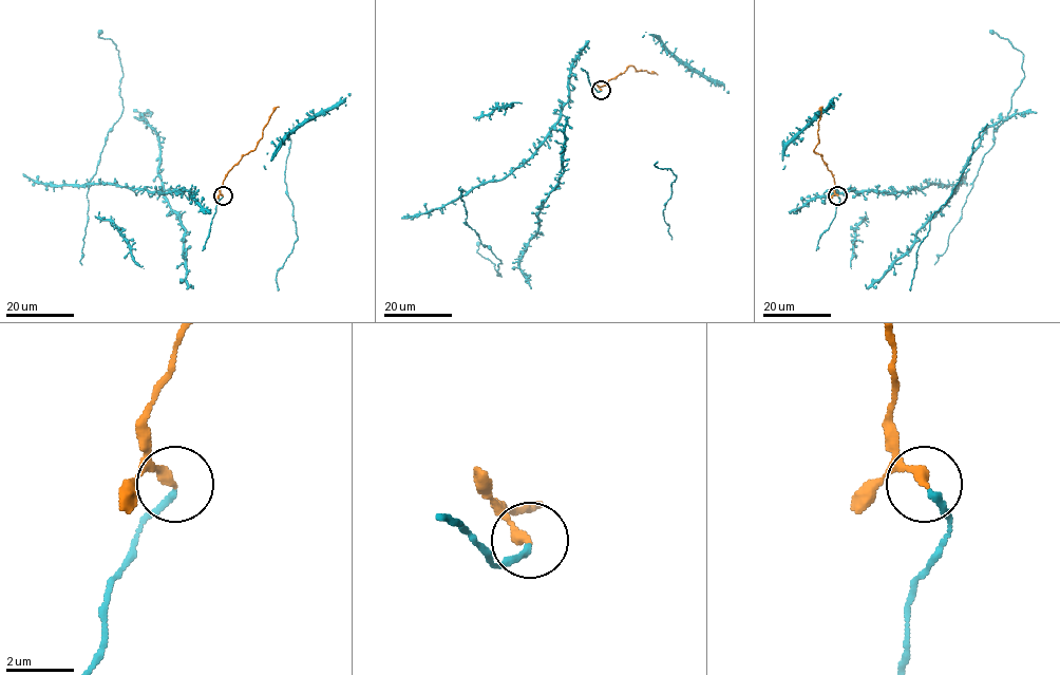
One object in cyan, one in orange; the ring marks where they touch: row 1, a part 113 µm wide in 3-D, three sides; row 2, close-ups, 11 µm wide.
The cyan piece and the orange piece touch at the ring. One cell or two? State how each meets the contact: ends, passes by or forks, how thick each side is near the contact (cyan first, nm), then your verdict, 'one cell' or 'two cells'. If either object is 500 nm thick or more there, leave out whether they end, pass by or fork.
cyan ends there; orange ends there; 190 nm thick on the cyan side, 320 nm on the other; one cell

